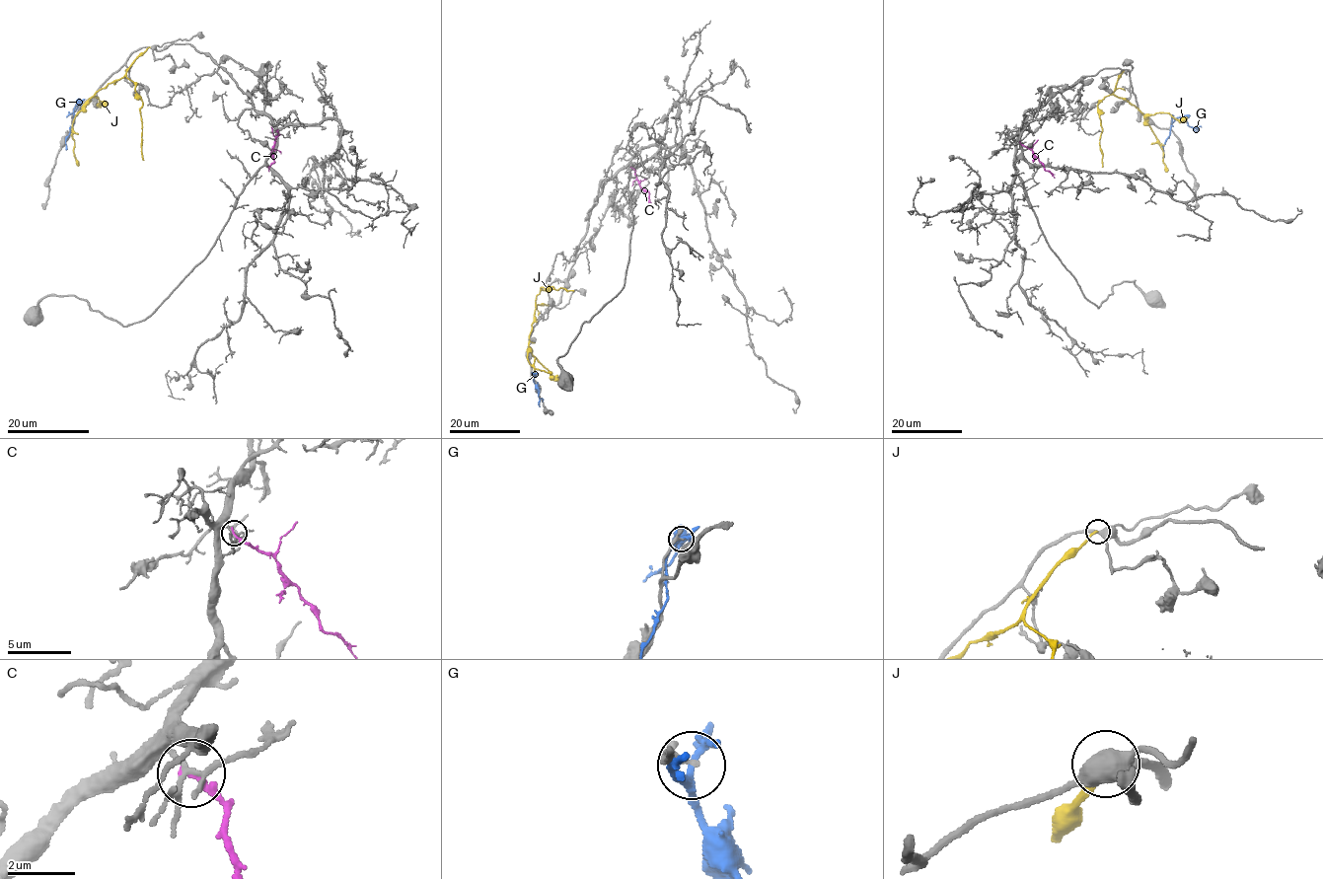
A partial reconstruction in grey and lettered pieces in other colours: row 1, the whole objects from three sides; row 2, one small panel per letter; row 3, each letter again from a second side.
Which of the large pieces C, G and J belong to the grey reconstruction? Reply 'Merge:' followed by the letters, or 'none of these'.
Merge: none of these

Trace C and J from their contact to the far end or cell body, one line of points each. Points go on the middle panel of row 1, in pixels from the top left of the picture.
C: (631, 167), (641, 187), (649, 192), (651, 202)
J: (549, 305), (536, 305), (527, 358), (537, 369), (551, 373)

